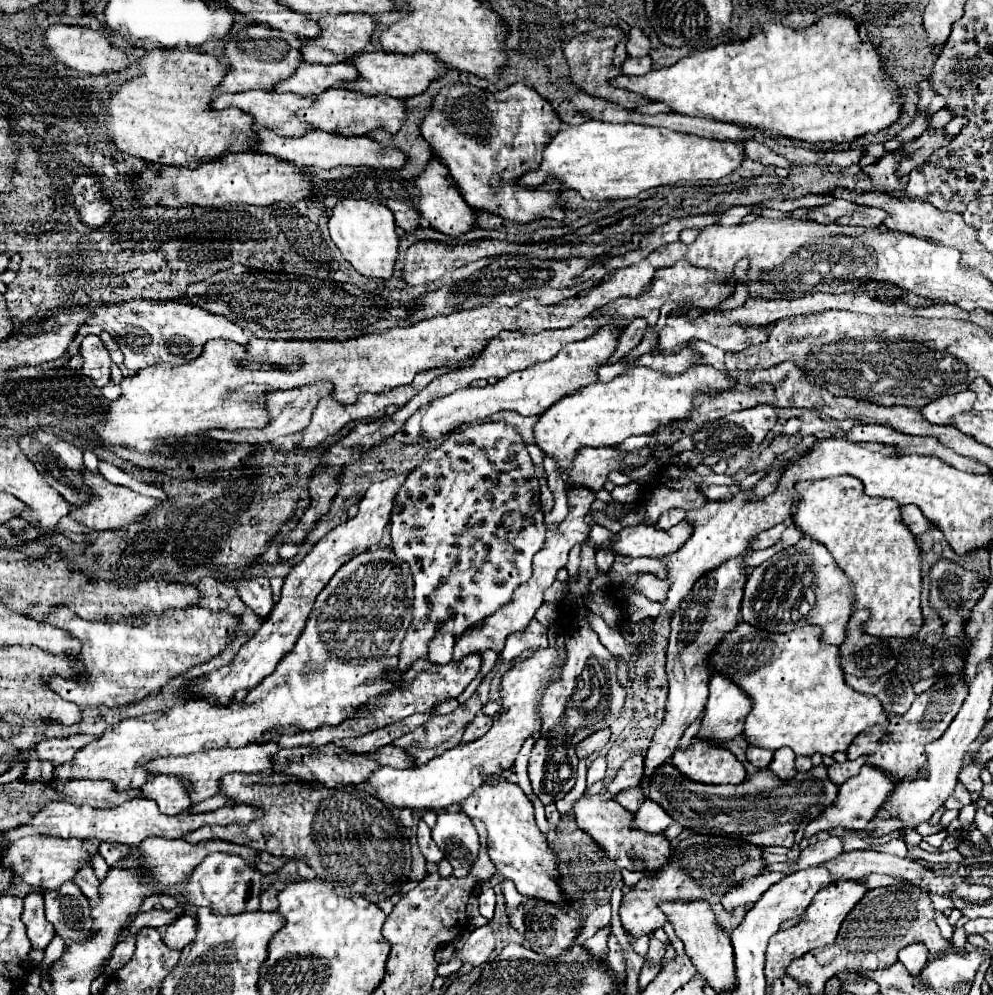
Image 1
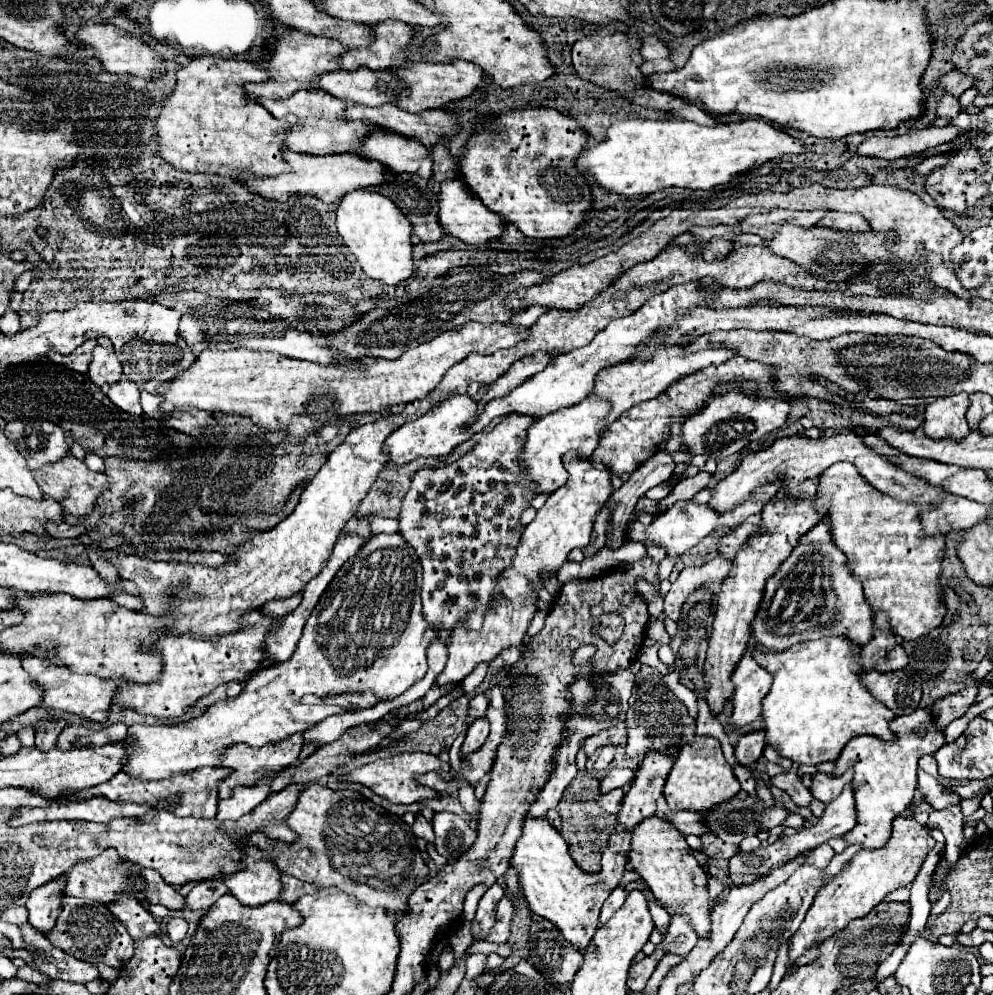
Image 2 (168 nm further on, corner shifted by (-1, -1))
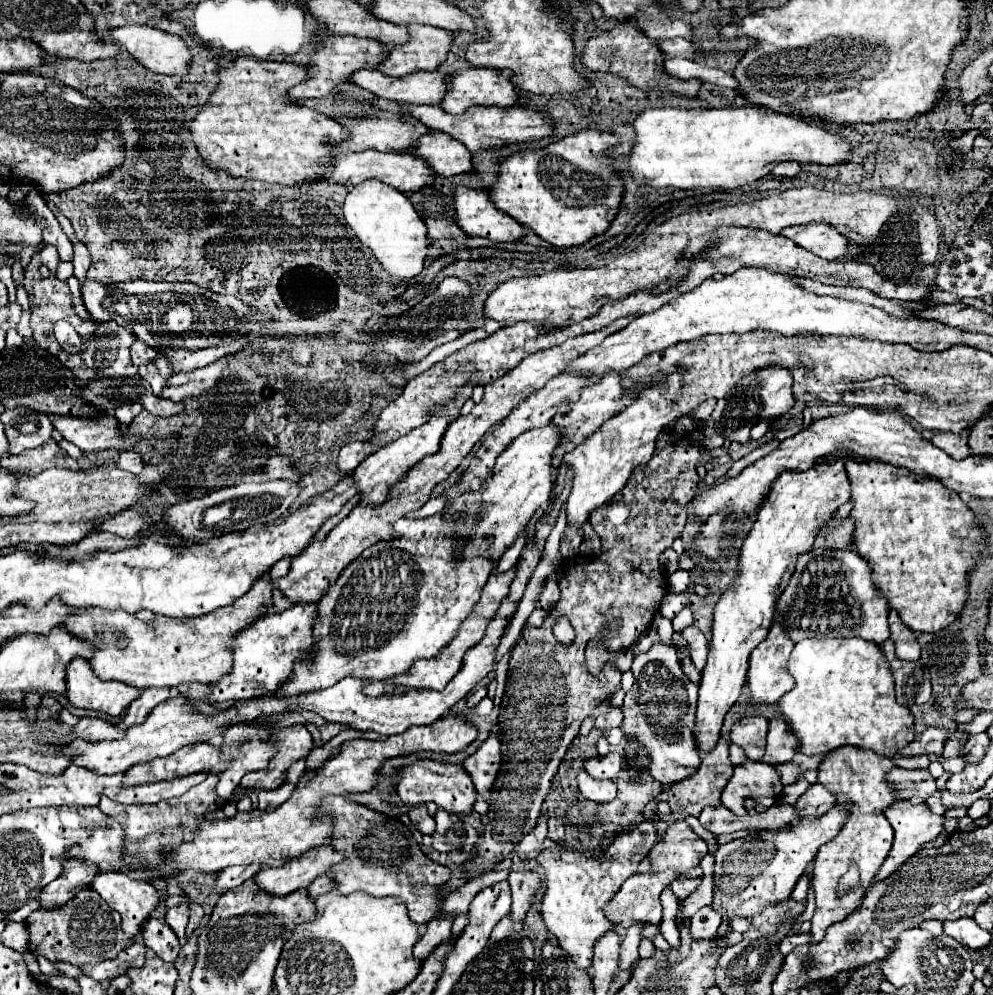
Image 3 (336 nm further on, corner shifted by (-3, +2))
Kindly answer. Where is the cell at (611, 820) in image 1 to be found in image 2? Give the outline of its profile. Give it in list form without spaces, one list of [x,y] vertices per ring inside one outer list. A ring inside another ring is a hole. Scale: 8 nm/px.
[[[651,816],[633,826],[631,830],[631,850],[629,864],[649,886],[653,896],[661,902],[661,906],[675,916],[691,916],[691,924],[699,938],[709,938],[711,932],[711,900],[707,892],[707,874],[697,864],[695,856],[691,856],[691,848],[685,842],[685,836],[677,832],[669,822]]]

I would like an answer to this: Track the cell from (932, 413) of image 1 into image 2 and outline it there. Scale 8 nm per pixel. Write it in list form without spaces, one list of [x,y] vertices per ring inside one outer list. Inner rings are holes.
[[[955,394],[953,398],[937,398],[937,402],[925,408],[923,432],[929,438],[965,438],[969,434],[969,426],[965,414],[971,406],[967,394]]]

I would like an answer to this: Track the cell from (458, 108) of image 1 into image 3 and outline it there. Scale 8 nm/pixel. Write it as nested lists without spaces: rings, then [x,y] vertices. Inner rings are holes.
[[[579,131],[575,135],[563,137],[557,143],[551,143],[543,149],[529,149],[523,153],[513,153],[501,163],[501,173],[497,179],[497,187],[489,191],[495,207],[517,219],[521,225],[533,229],[541,239],[555,247],[577,247],[585,245],[591,237],[601,235],[609,229],[611,221],[617,217],[619,205],[623,201],[625,187],[619,183],[617,169],[611,165],[609,155],[613,147],[621,141],[613,133],[601,131]]]

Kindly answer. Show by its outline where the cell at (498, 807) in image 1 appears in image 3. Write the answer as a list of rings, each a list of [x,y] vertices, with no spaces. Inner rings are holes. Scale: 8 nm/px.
[[[645,821],[637,829],[625,835],[625,865],[617,861],[609,861],[609,857],[593,859],[585,857],[569,847],[561,847],[557,851],[545,849],[537,863],[543,867],[547,875],[547,891],[543,895],[543,921],[547,929],[559,939],[559,945],[565,949],[567,957],[575,963],[577,969],[587,971],[593,961],[593,945],[613,929],[613,923],[605,917],[603,907],[613,899],[623,881],[637,873],[637,865],[645,859],[655,845],[655,825],[653,821]]]

